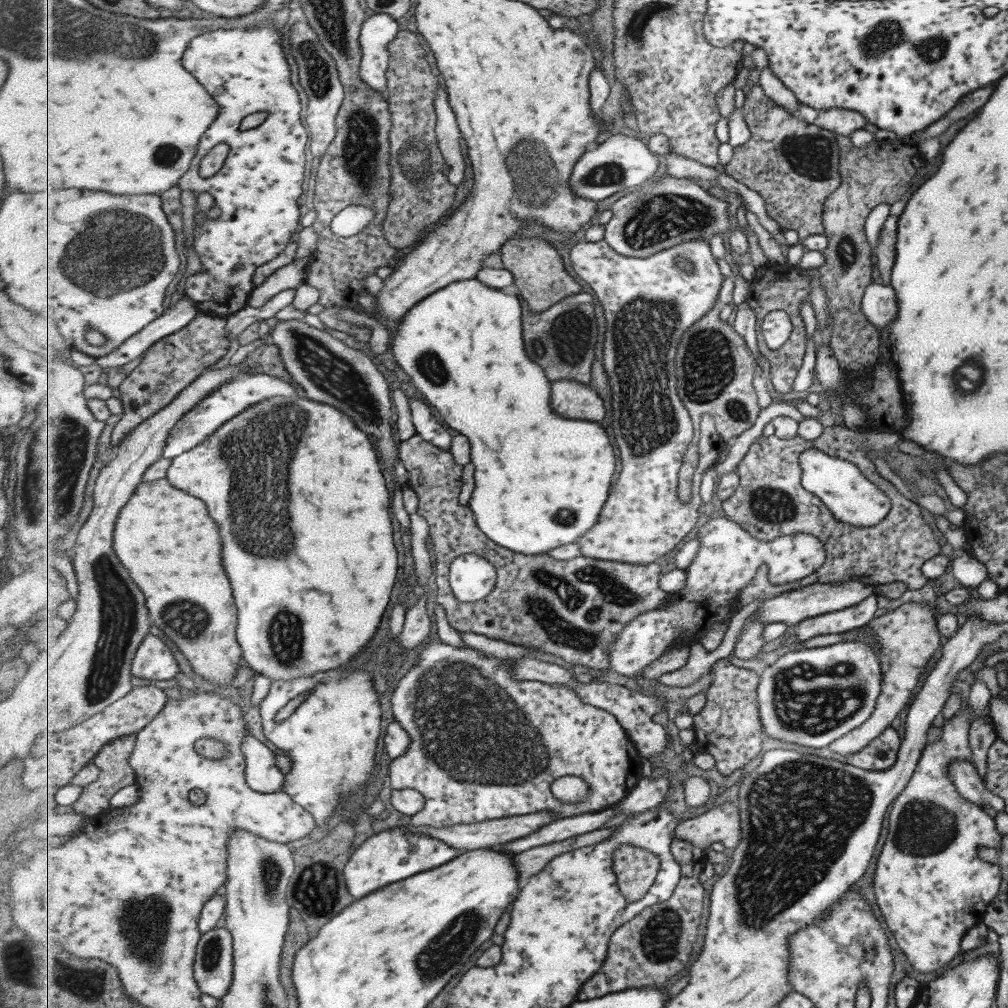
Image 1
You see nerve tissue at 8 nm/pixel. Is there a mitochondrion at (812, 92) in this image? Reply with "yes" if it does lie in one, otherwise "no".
no

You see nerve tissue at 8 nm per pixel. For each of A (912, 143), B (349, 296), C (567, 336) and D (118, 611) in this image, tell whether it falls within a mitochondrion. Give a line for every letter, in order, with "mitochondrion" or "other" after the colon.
A: other
B: other
C: mitochondrion
D: mitochondrion

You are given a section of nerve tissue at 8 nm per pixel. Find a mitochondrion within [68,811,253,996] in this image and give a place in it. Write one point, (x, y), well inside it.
(143, 923)

